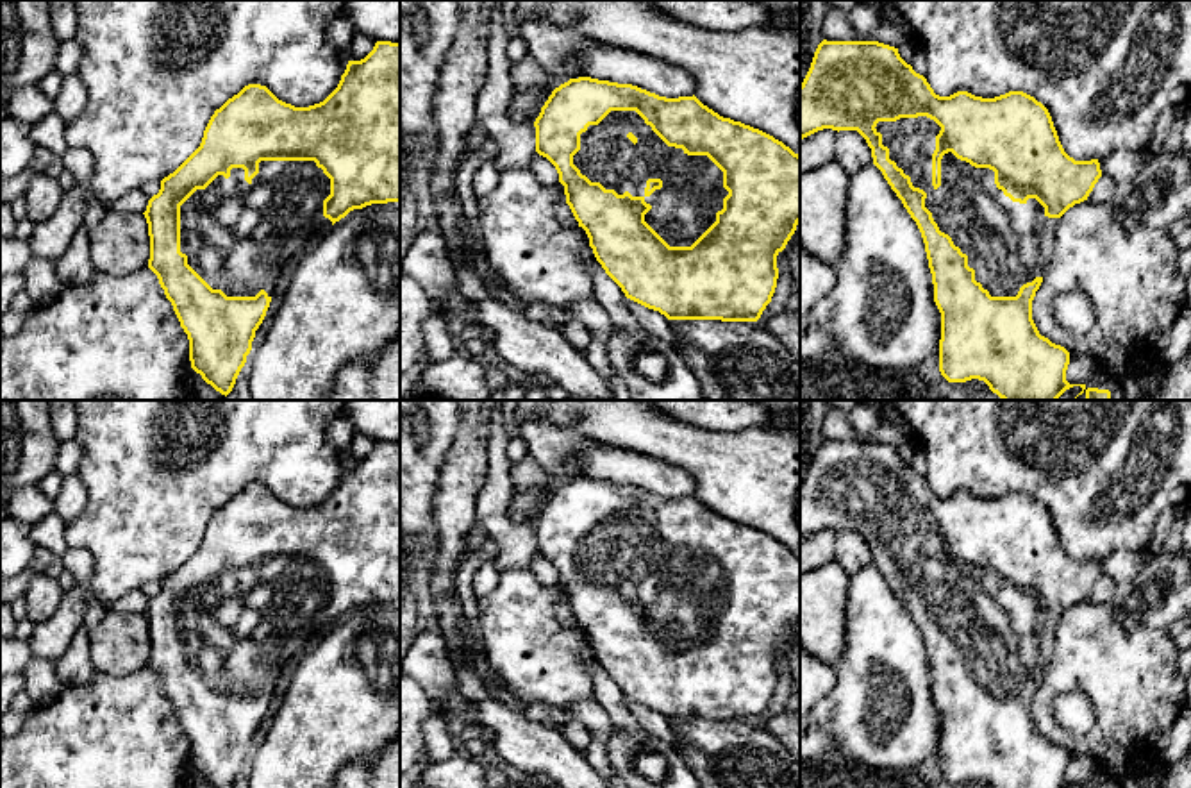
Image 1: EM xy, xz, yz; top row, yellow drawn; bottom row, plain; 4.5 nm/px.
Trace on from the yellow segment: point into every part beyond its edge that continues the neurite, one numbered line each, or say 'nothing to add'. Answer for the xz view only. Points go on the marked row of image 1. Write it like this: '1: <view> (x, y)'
1: xz (684, 208)

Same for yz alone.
1: yz (1007, 243)

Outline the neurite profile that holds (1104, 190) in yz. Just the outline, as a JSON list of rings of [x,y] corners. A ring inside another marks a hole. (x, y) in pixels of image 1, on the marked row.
[[[1102,175],[1095,184],[1093,191],[1089,193],[1087,202],[1109,204],[1116,193],[1116,188],[1118,188],[1118,182],[1112,177]]]

